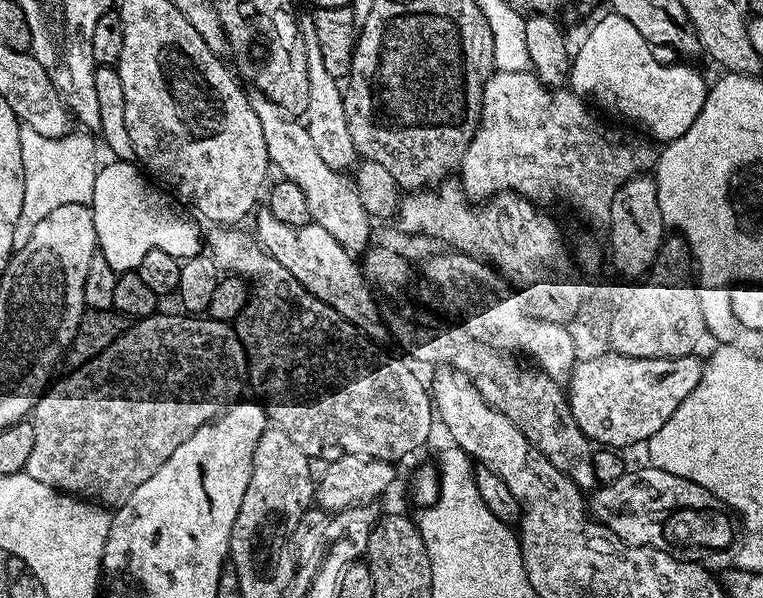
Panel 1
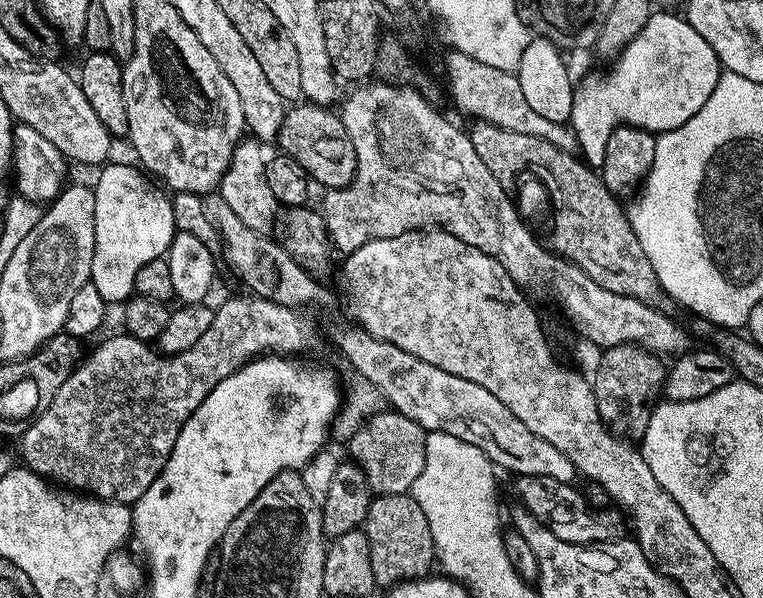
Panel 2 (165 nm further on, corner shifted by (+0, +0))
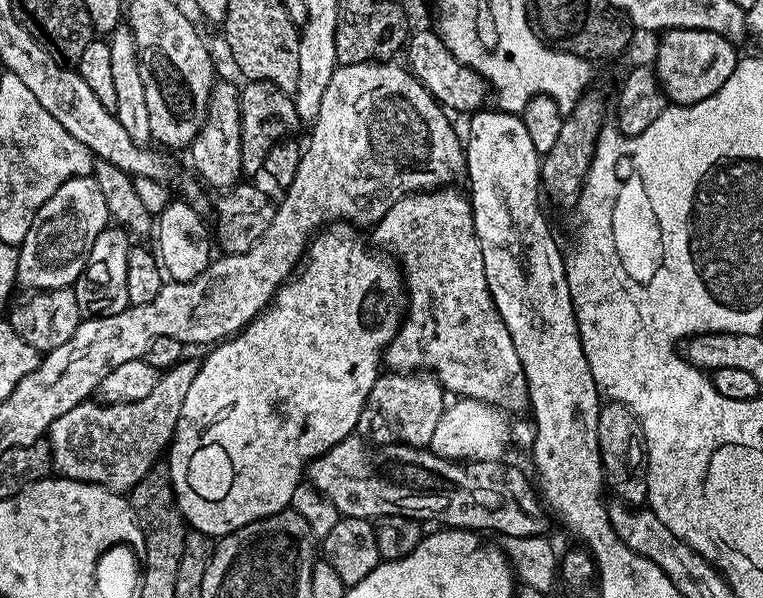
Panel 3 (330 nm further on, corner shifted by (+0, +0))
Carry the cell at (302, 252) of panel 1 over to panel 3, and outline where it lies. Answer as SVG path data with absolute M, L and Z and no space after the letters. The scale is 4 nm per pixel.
M222 80L213 83L212 97L208 103L208 116L204 119L202 130L193 138L190 145L192 164L196 167L195 175L209 189L216 188L215 190L227 190L233 187L244 172L242 130L240 129L240 93L237 85L234 86L230 81Z

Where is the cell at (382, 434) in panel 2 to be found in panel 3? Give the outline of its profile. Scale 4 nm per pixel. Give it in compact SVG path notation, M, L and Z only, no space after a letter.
M388 370L377 376L368 398L371 407L376 408L389 425L392 423L400 431L399 439L403 443L414 448L428 448L431 445L434 430L438 430L438 422L442 422L446 407L445 390L435 376Z

